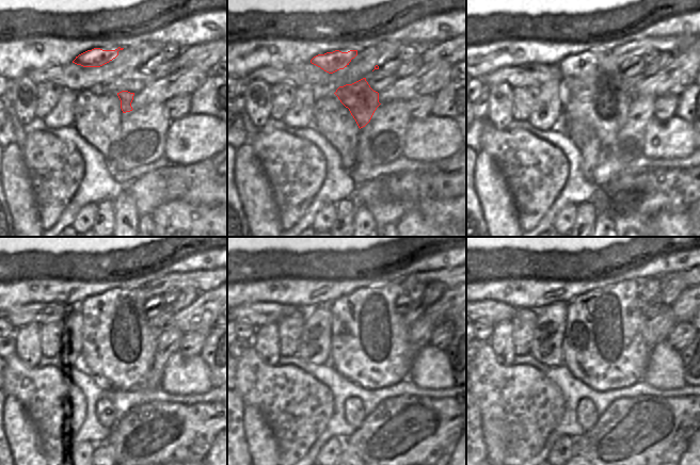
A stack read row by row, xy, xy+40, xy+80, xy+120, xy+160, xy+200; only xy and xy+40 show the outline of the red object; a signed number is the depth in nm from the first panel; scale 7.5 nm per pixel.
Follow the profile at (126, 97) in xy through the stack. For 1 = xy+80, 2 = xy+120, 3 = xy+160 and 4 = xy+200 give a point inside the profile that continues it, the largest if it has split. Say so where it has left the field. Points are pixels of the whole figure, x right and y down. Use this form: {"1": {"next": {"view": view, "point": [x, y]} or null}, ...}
{"1": {"next": {"view": "xy+80", "point": [594, 94]}}, "2": {"next": {"view": "xy+120", "point": [122, 343]}}, "3": {"next": {"view": "xy+160", "point": [368, 347]}}, "4": {"next": {"view": "xy+200", "point": [604, 348]}}}

